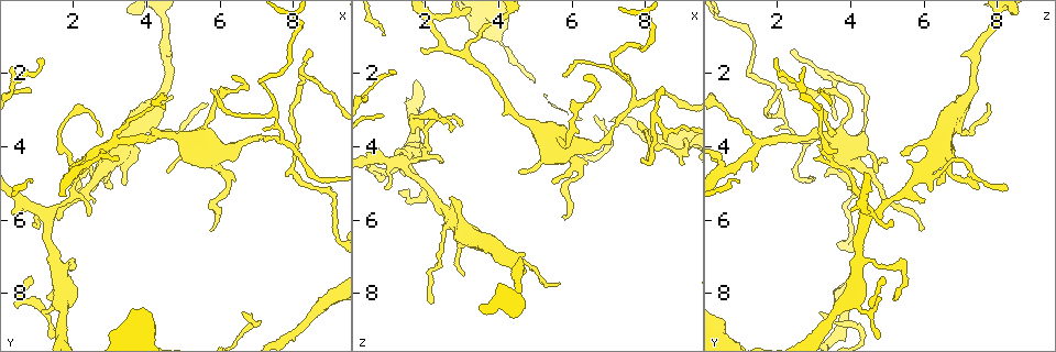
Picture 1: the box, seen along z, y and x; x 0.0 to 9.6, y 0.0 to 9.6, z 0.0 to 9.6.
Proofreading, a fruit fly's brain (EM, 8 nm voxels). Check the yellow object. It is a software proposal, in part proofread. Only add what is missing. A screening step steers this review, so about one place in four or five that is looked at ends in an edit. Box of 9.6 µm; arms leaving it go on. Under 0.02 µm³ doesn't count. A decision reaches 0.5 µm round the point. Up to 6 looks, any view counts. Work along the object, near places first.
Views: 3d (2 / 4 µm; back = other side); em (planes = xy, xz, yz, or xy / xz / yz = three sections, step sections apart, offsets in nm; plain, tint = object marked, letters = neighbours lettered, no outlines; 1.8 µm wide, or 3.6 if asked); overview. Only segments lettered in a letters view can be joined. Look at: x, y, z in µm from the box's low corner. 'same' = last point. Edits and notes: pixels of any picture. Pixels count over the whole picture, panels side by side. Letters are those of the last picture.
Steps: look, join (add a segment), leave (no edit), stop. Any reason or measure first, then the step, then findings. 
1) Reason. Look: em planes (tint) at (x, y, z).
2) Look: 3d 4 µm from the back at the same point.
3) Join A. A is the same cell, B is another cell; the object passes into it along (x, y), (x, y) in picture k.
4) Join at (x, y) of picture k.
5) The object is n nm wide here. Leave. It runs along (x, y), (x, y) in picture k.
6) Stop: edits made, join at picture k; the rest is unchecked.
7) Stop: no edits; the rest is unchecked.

Sharp bend. Look: 3d 2 µm at (9.00, 5.30, 4.15).

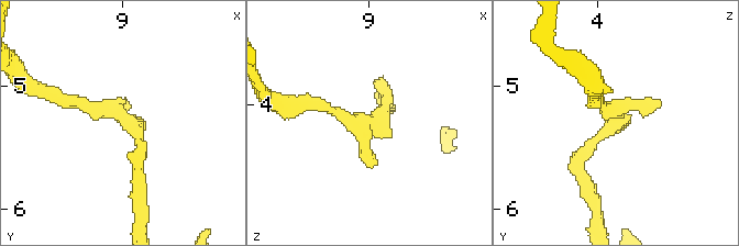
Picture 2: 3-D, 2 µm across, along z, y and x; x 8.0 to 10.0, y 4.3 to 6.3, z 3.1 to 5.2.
Look: em xz step 16 (tint) at (9.00, 5.26, 4.14).

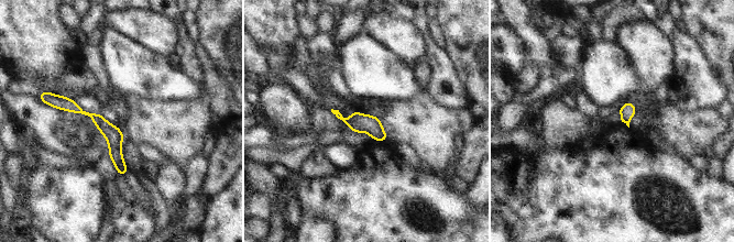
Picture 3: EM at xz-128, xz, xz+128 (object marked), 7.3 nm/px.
Look: em planes (letters) at the same point.

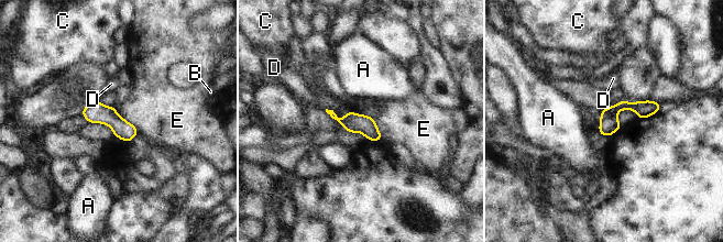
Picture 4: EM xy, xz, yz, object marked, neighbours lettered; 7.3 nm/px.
Leave. A, B, C, D and E are other cells; no lettered segment goes on from it.

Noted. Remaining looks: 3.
Tapers out. Look: em planes (tint) at (6.25, 2.10, 2.05).

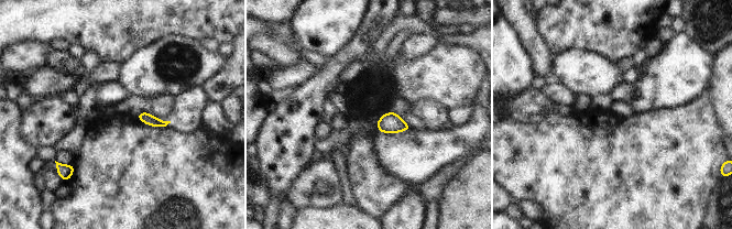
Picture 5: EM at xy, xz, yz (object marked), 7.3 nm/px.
See the neighbours. Look: em planes (letters) at the same point.

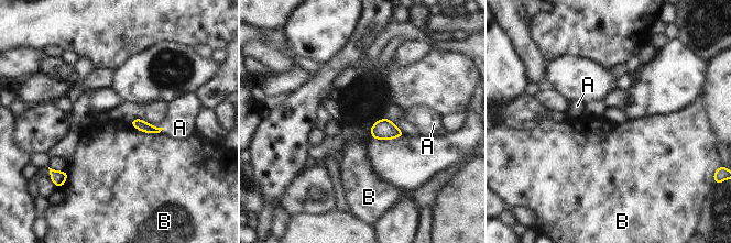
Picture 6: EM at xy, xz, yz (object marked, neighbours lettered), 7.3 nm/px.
The object is 70 nm wide here. Leave. A and B are other cells; a border runs along (163, 129), (159, 132), (143, 132) in picture 6; none of them fits.

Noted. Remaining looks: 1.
Abrupt turn. Look: em xy step 4 (letters) at (1.55, 3.55, 3.20).

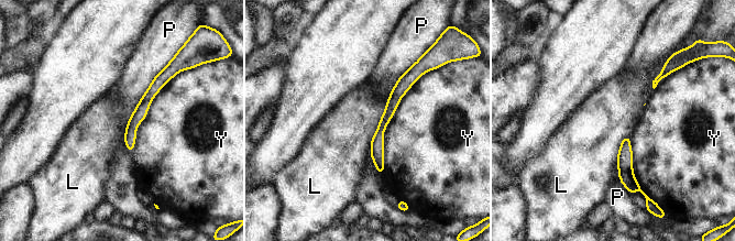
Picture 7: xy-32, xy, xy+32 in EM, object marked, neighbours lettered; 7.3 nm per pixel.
The object is 50 nm wide here. Leave. L, P and Y are other cells; a border runs along (393, 89), (371, 141), (369, 155) in picture 7; no lettered segment goes on from it.

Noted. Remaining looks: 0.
Stop: no edits; the rest is unchecked.

